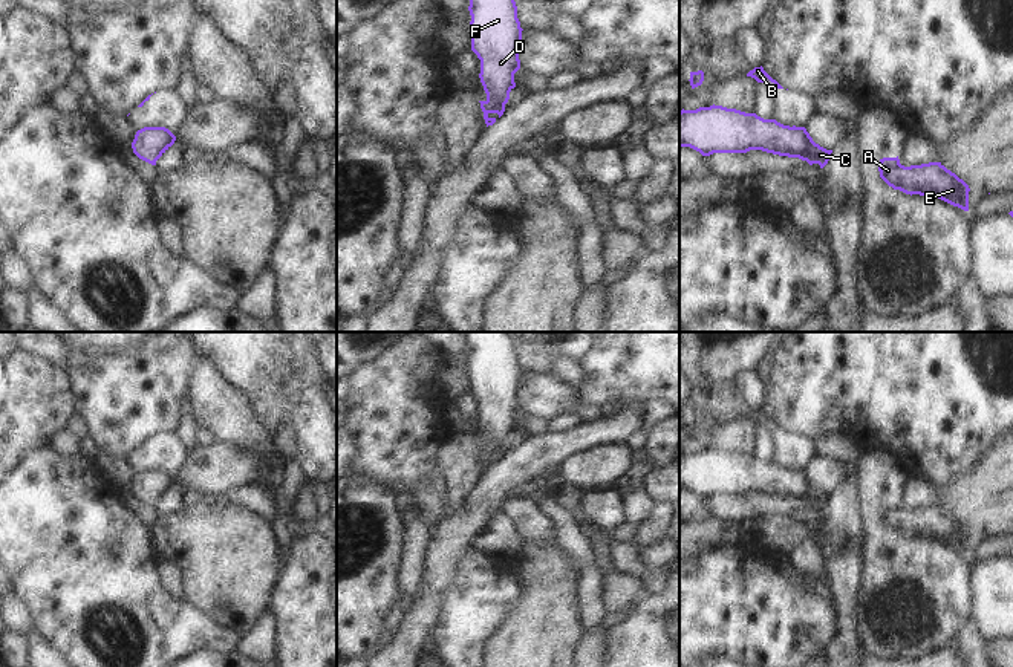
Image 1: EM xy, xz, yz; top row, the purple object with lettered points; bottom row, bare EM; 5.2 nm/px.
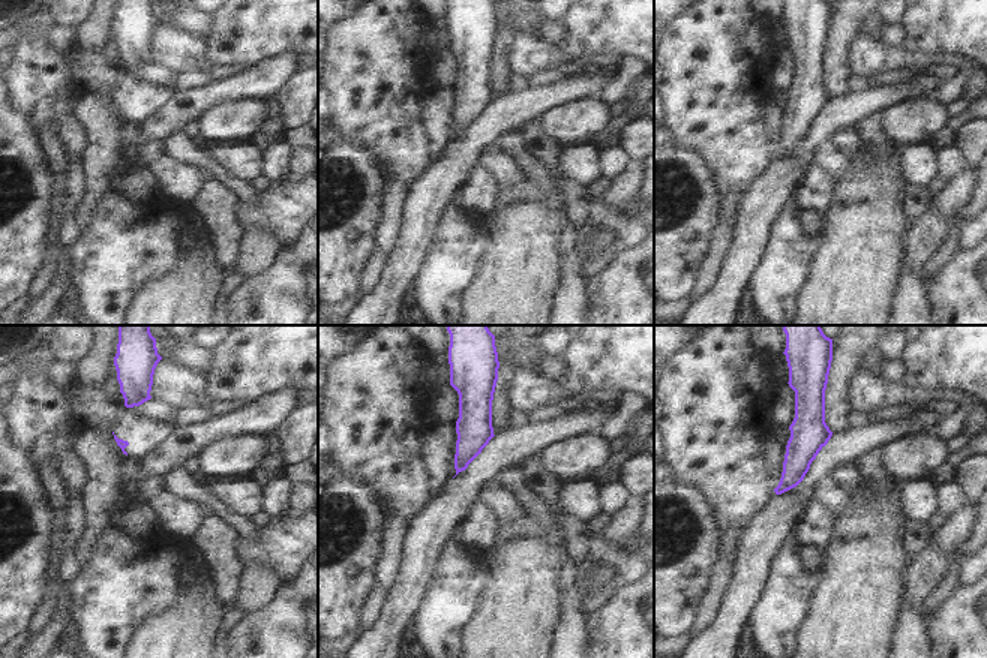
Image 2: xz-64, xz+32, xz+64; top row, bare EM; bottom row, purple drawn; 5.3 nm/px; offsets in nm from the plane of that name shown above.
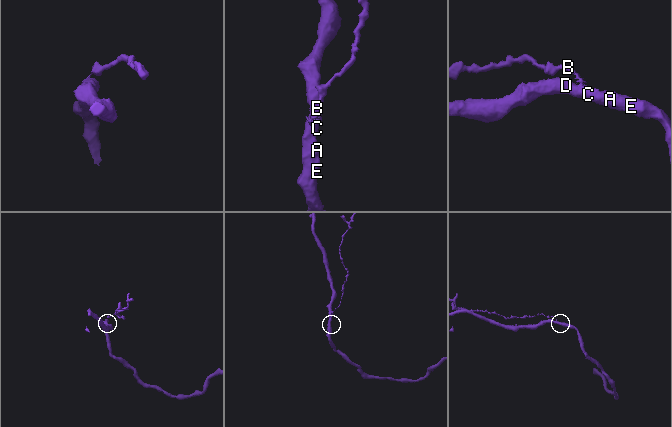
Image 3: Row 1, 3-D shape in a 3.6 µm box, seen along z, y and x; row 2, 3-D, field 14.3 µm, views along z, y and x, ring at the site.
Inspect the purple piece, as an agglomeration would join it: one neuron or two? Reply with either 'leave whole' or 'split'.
split

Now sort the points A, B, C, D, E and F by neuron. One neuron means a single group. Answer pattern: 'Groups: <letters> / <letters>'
Groups: A C D E F / B.

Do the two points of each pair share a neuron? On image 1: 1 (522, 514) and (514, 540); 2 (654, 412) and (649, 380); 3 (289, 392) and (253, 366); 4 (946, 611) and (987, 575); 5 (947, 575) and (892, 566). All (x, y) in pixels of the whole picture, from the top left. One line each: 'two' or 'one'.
1: two
2: two
3: one
4: two
5: one

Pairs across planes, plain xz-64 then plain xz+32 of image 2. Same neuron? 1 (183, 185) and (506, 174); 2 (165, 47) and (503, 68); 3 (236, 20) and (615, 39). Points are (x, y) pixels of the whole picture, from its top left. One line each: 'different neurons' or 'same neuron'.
1: same neuron
2: different neurons
3: same neuron

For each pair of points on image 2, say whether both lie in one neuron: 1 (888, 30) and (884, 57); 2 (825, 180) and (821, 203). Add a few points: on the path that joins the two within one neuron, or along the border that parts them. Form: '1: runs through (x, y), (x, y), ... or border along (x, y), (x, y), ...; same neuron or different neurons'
1: border along (882, 38), (888, 44), (902, 48); different neurons
2: runs through (821, 186), (821, 197); same neuron

